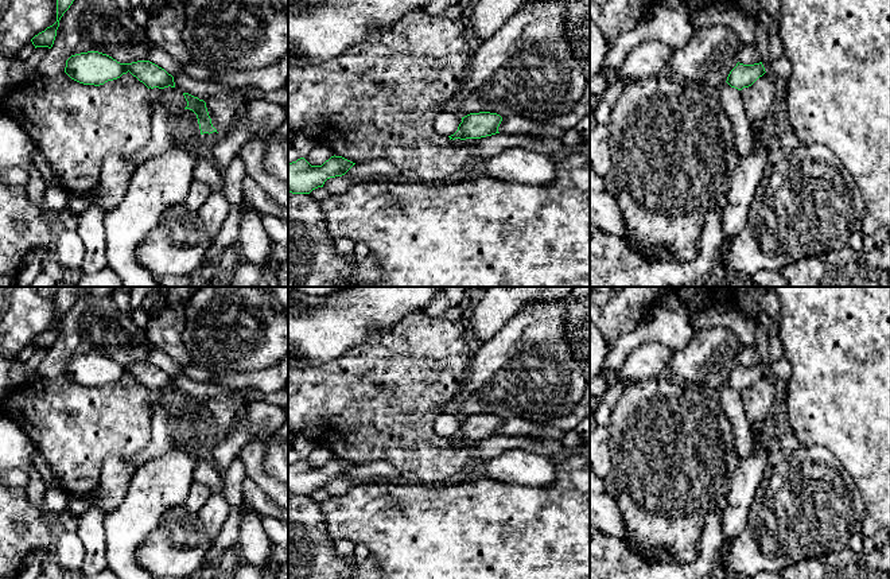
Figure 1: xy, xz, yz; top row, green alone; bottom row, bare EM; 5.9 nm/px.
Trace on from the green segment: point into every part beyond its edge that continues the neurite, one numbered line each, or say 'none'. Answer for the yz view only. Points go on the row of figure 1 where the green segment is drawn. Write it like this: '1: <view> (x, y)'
none

